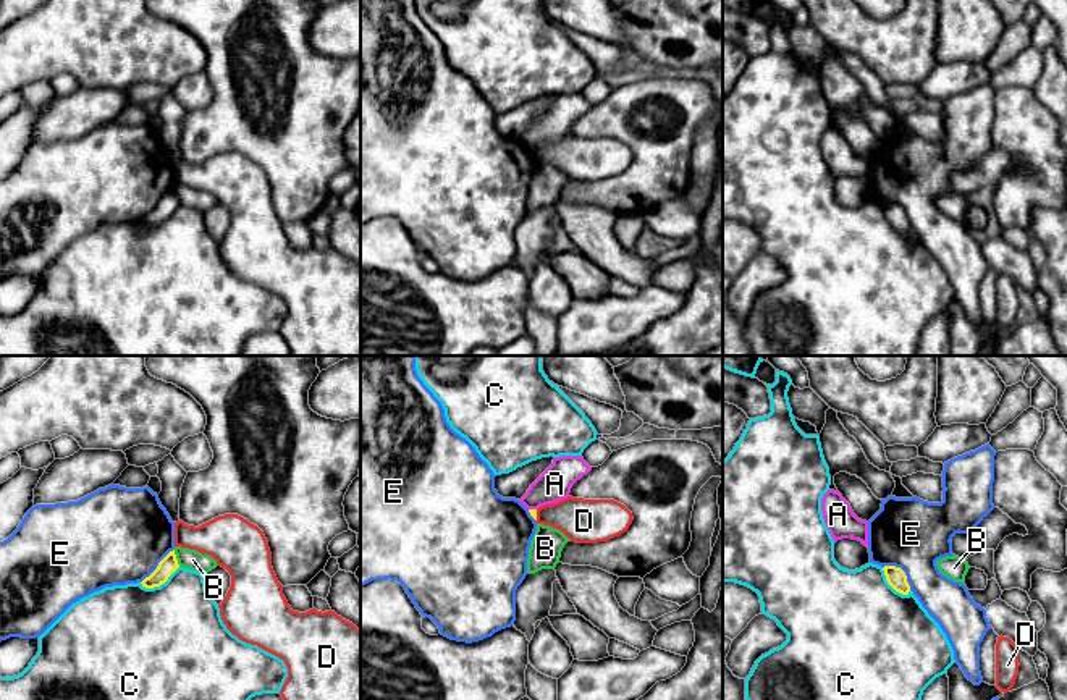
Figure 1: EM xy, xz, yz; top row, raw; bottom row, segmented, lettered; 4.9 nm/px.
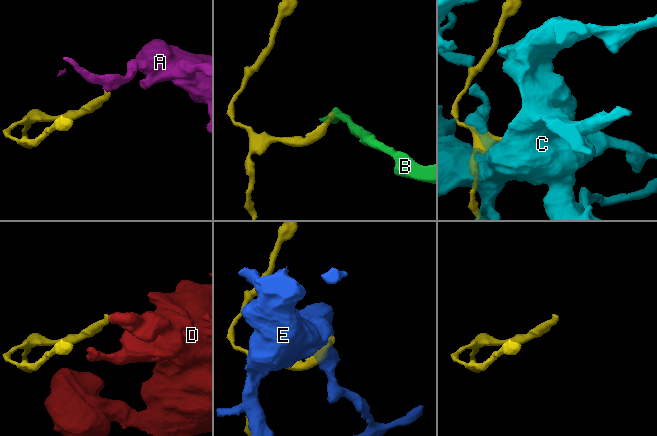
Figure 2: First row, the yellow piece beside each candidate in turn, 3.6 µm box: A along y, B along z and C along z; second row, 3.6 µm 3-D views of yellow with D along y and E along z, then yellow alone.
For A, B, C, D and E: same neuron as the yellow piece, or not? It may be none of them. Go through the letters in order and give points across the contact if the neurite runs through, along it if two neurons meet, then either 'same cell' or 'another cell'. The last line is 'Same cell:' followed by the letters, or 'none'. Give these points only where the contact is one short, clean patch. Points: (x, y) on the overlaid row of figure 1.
A: border along xz (529, 508), (535, 510); another cell
B: border along xy (173, 550), (180, 566); another cell
C: another cell
D: another cell
E: another cell
Same cell: none

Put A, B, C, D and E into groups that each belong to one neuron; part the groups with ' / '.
A / B / C / D / E

